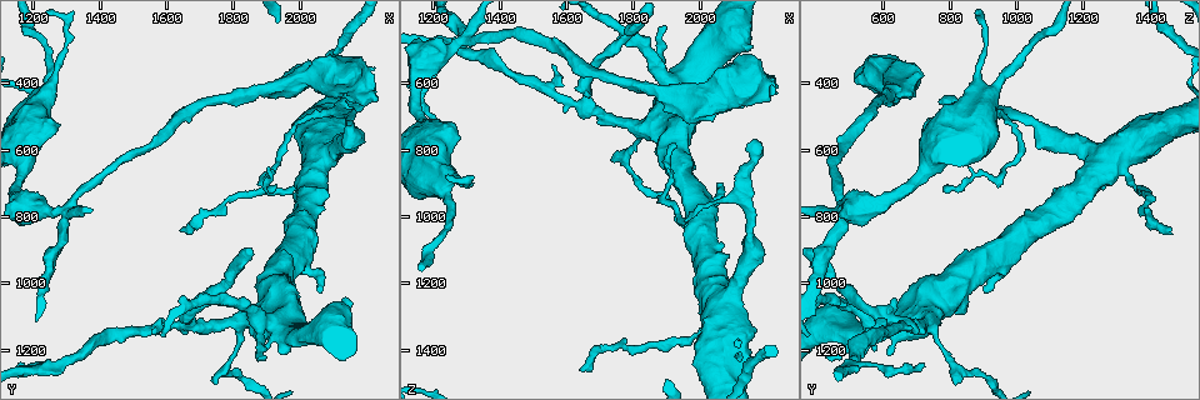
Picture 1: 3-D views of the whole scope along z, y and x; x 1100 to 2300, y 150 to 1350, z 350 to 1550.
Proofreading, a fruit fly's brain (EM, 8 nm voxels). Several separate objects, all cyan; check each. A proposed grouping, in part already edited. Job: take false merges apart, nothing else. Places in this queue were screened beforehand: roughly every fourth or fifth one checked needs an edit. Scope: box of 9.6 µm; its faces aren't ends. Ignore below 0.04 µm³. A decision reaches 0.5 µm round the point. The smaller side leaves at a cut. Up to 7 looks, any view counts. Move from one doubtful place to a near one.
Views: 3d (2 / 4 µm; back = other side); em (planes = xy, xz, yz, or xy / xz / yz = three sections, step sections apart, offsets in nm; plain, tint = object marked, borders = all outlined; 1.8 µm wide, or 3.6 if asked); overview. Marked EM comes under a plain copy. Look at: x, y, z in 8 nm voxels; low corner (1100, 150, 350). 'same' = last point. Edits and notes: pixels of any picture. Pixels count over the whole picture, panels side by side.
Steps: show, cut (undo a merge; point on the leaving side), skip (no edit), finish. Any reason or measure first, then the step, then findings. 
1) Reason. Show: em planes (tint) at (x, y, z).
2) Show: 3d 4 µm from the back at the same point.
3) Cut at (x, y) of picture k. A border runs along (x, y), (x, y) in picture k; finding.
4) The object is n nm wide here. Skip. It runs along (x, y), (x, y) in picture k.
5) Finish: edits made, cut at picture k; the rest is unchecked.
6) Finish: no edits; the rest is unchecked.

Four arms meet. Show: em planes (tint) at (1290, 780, 480).

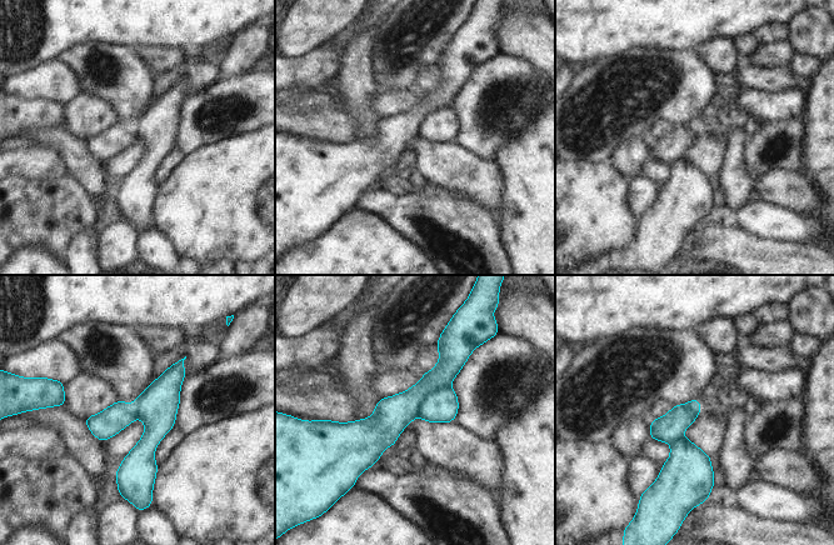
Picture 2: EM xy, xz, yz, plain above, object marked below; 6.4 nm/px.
Cut at (442, 405) of picture 2. The part that leaves runs along (180, 364), (121, 489) in picture 2; two neurons meet here.

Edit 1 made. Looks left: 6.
Show: em xz step 16 (tint) at (2150, 540, 1070).

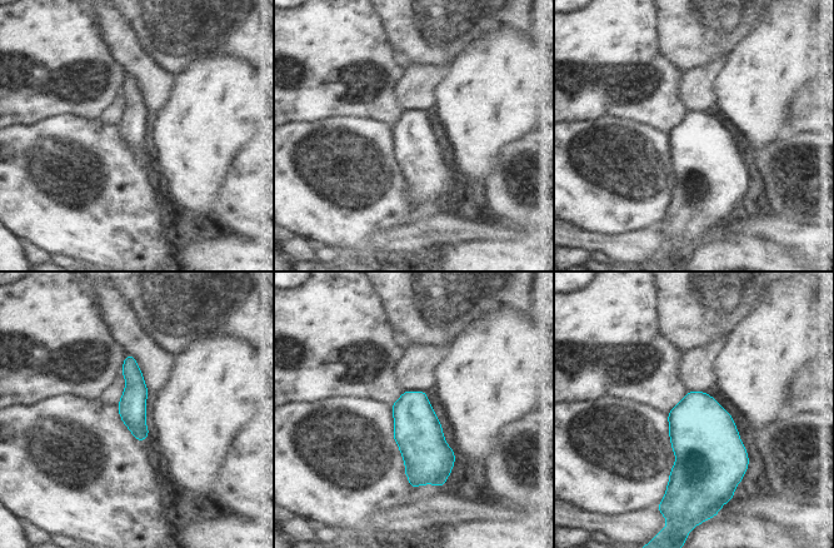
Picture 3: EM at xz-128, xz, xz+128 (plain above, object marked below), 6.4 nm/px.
Another direction. Show: em planes (tint) at the same point.

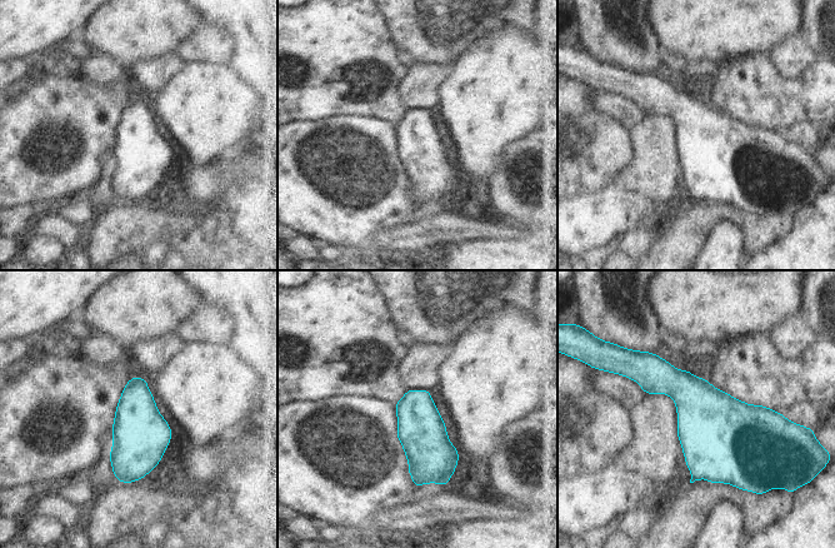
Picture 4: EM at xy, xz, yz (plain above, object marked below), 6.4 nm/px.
Skip. One neuron here.

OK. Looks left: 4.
Thick turns thin. Show: 3d 4 µm at (1900, 1120, 590).

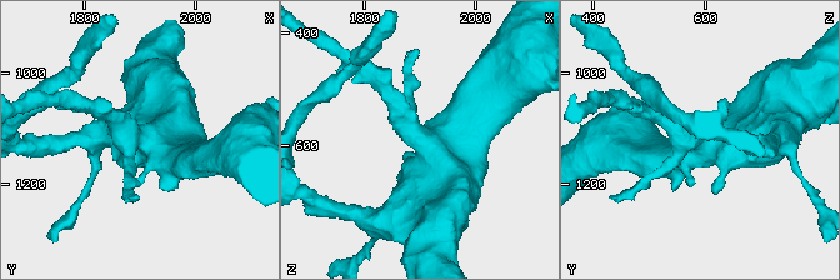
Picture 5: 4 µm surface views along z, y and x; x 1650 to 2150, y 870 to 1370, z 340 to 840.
Show: em 3.6 µm yz step 4 (tint) at (1900, 1110, 590).

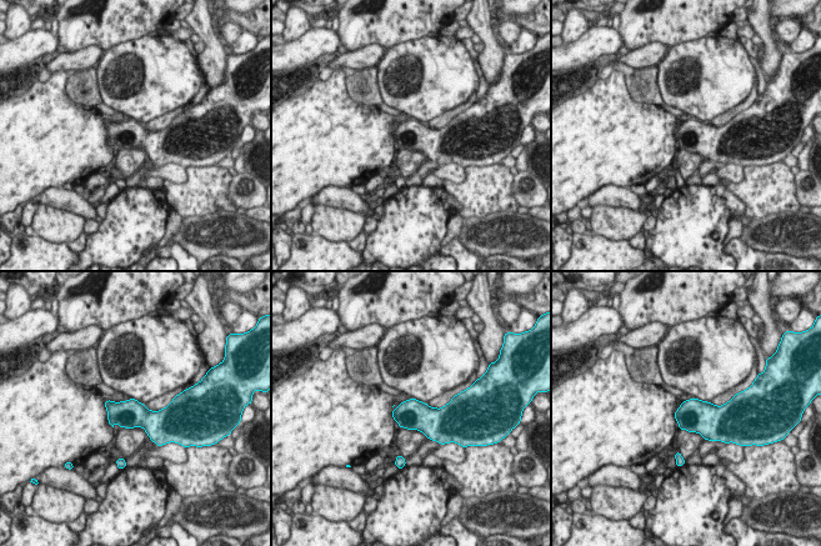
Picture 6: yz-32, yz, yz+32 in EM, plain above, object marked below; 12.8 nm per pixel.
Skip. All the same neuron.

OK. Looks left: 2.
Finish: edits made, cut at picture 2; the rest is unchecked.

